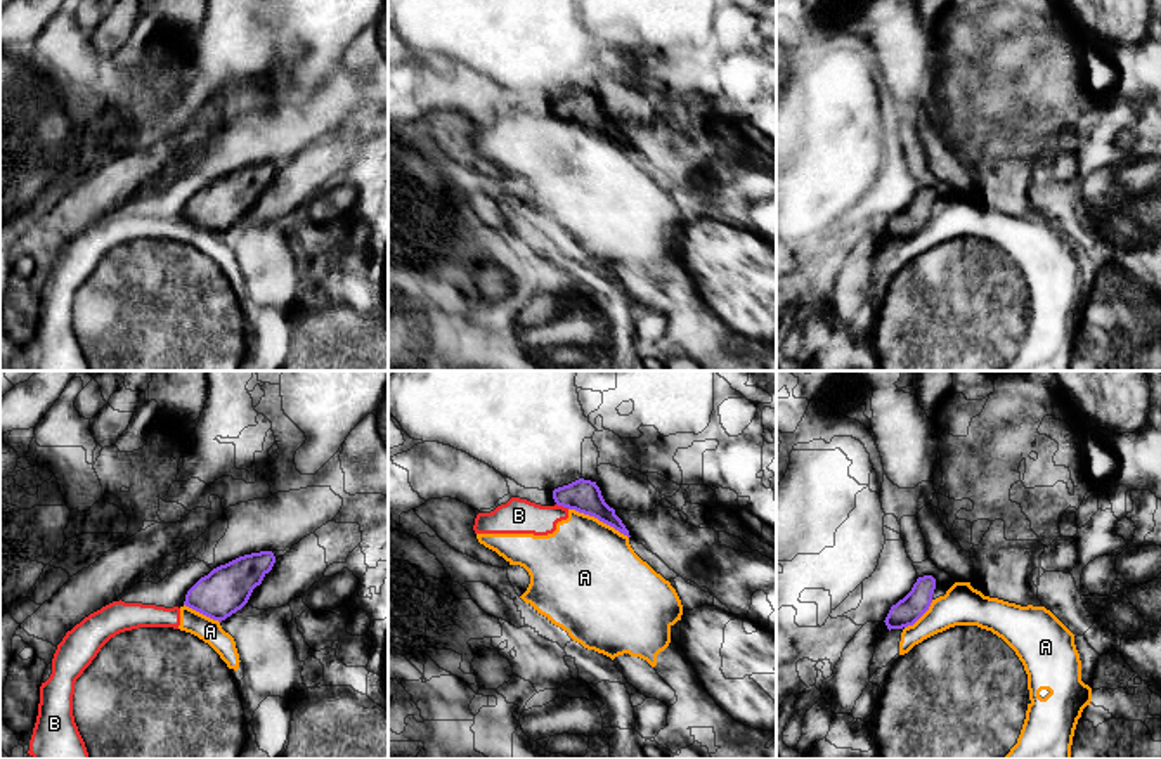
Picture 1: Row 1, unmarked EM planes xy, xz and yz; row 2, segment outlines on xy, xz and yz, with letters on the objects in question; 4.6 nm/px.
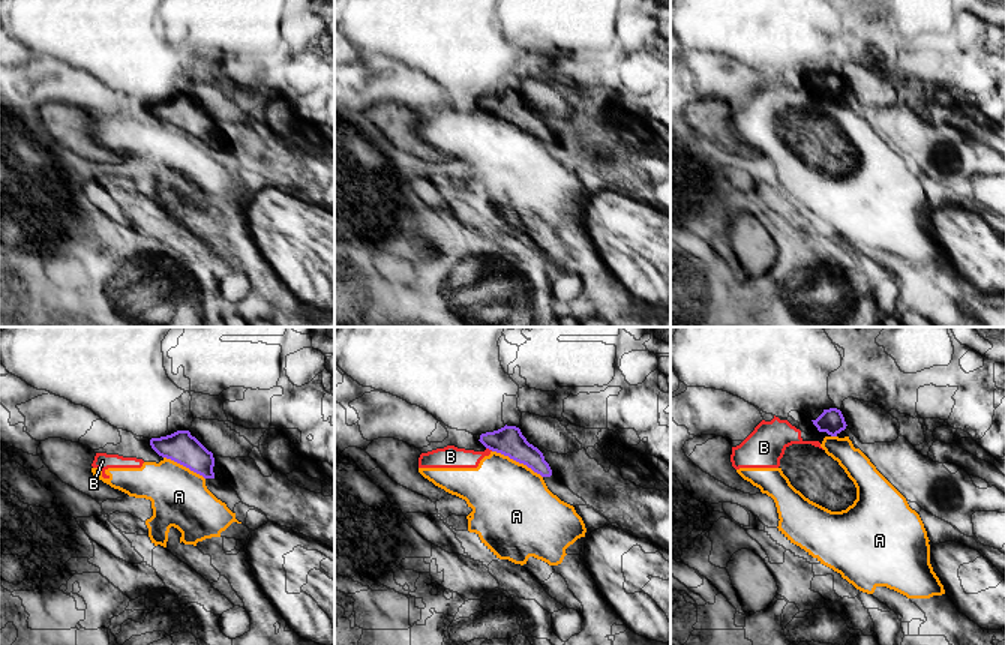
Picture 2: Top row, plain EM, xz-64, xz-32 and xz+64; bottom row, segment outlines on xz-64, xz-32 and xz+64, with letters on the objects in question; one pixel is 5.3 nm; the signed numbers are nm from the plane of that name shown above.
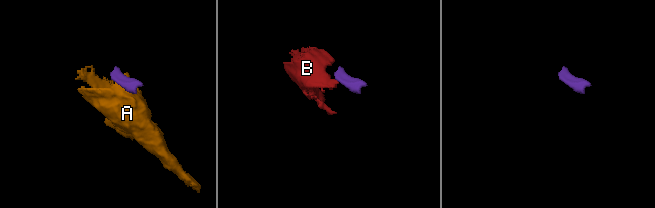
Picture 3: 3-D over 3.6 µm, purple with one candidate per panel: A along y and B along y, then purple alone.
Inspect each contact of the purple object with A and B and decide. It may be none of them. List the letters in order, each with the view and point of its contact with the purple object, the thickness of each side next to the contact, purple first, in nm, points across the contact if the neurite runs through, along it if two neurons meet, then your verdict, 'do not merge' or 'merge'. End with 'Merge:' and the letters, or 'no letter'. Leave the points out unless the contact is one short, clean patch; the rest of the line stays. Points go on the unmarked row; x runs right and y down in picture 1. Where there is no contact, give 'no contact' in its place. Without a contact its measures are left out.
A: xz (598, 130) | 160/480 nm | along xz (569, 120), (593, 127), (628, 149) | do not merge
B: xz (564, 118) | 160/160 nm | along xz (557, 115), (569, 120) | do not merge
Merge: no letter

